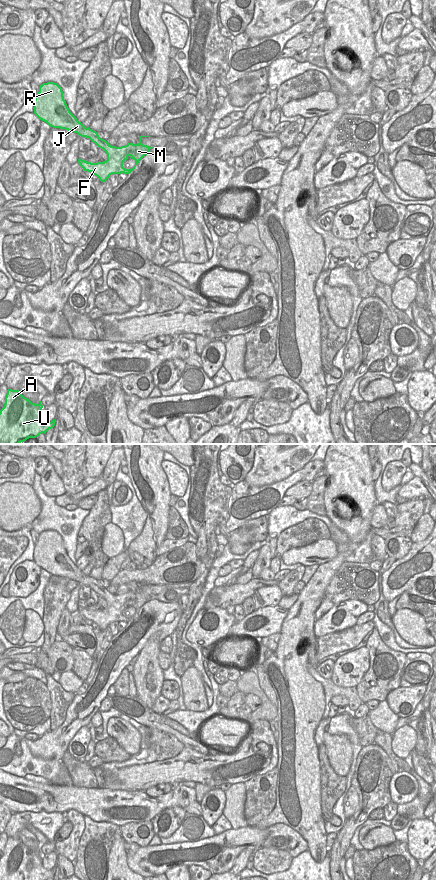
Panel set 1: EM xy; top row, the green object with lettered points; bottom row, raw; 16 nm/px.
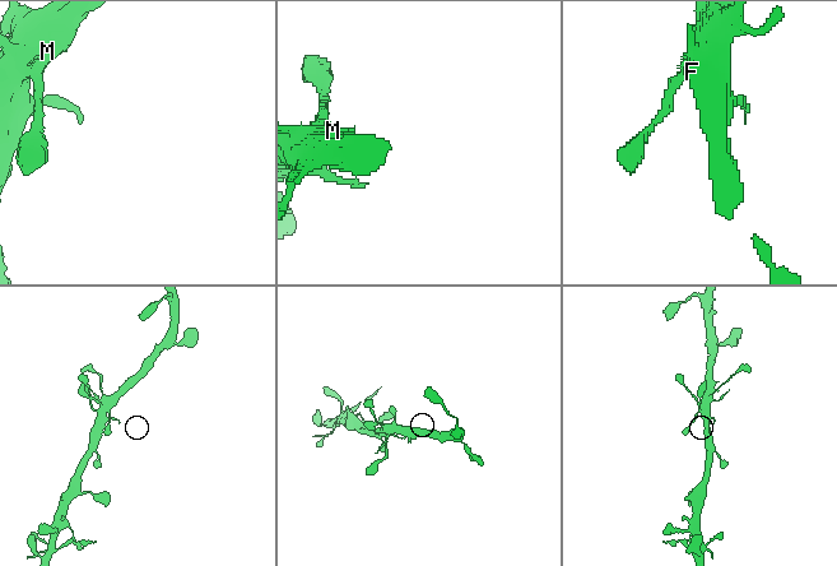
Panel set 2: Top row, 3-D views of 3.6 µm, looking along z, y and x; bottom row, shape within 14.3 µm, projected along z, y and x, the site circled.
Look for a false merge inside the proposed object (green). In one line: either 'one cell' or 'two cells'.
one cell

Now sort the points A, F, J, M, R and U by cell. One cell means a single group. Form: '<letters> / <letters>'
A F J M R U

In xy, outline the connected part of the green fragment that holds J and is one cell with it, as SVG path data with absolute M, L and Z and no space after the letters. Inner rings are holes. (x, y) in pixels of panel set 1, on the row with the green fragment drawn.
M54 82L43 83L39 87L38 95L34 100L34 114L42 121L46 122L50 127L65 129L70 132L77 133L81 137L89 138L93 143L95 143L99 148L103 149L107 154L107 160L104 162L91 163L82 159L78 159L78 163L83 168L84 171L92 172L95 176L99 178L101 182L105 182L112 174L129 174L134 171L135 167L138 165L139 161L148 153L152 148L147 145L143 145L141 142L142 137L150 136L139 136L139 143L133 144L128 143L125 146L116 147L111 146L106 140L99 137L98 132L86 128L77 118L70 112L66 101L64 100L62 88ZM128 158L135 160L135 166L131 169L125 169L123 167L123 162Z

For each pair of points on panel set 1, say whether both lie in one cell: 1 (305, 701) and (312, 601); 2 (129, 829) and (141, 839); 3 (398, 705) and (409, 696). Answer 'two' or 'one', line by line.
1: one
2: one
3: one

